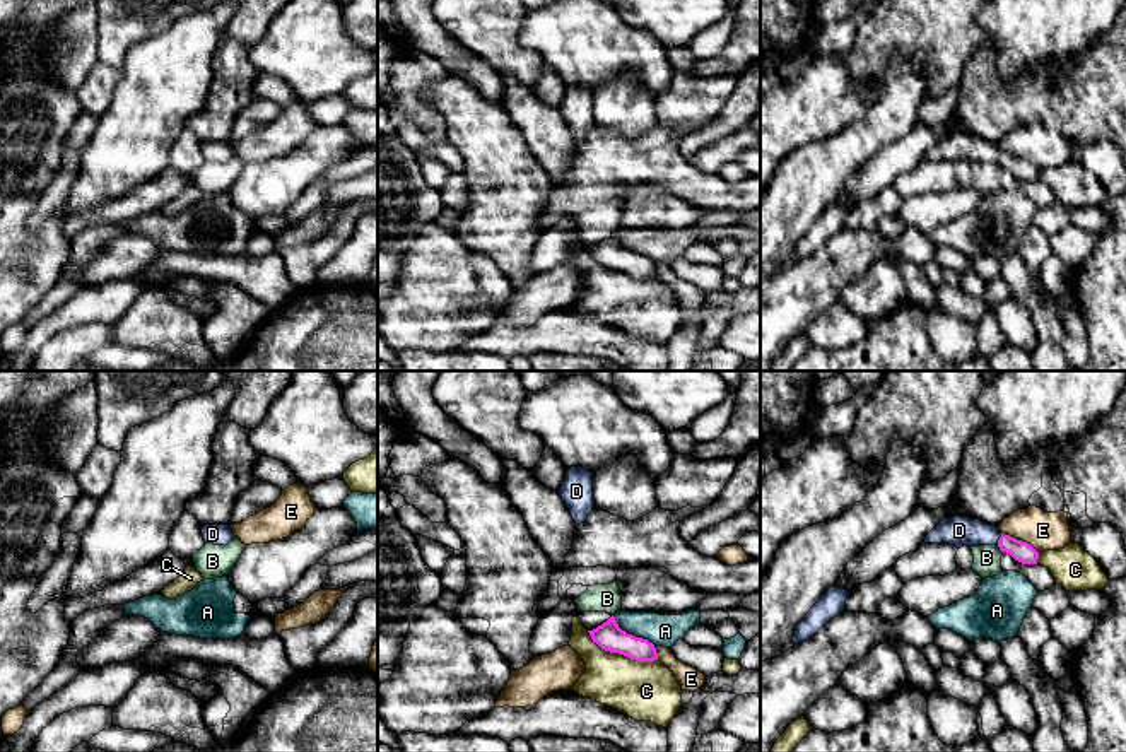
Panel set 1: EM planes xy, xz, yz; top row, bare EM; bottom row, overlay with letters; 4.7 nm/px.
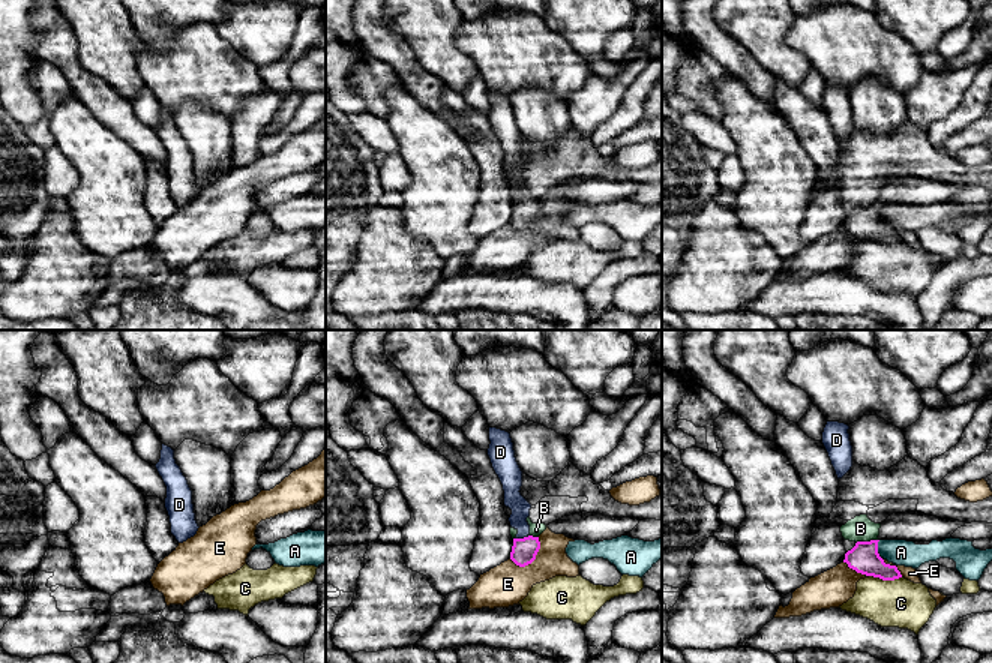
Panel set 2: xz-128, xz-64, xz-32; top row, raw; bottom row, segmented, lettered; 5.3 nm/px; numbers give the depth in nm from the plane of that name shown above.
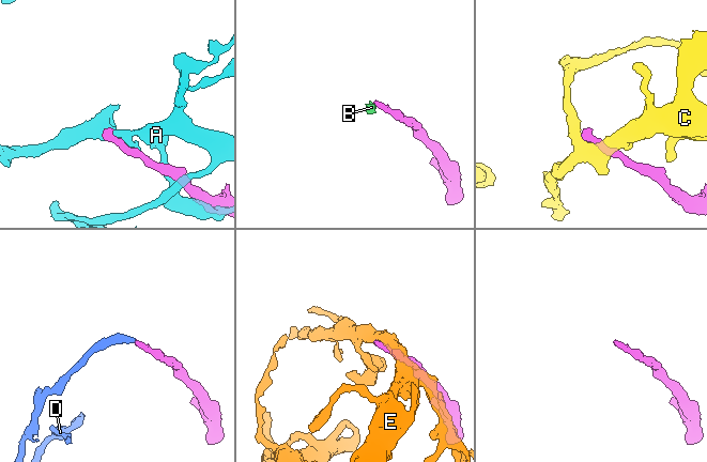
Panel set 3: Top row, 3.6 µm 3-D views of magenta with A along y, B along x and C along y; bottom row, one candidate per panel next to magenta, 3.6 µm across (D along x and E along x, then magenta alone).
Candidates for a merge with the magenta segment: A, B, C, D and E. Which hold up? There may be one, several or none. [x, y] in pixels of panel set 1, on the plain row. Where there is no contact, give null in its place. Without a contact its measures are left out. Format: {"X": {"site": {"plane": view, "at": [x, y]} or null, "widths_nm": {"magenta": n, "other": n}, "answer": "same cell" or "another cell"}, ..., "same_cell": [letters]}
{"A": {"site": {"plane": "xz", "at": [631, 252]}, "widths_nm": {"magenta": 140, "other": 150}, "answer": "another cell"}, "B": {"site": {"plane": "yz", "at": [1000, 166]}, "widths_nm": {"magenta": 100, "other": 130}, "answer": "another cell"}, "C": {"site": {"plane": "xz", "at": [621, 270]}, "widths_nm": {"magenta": 140, "other": 280}, "answer": "another cell"}, "D": {"site": {"plane": "yz", "at": [1000, 156]}, "widths_nm": {"magenta": 100, "other": 140}, "answer": "same cell"}, "E": {"site": {"plane": "yz", "at": [1020, 158]}, "widths_nm": {"magenta": 100, "other": 180}, "answer": "another cell"}, "same_cell": ["D"]}

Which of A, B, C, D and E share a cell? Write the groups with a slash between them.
A / B / C / D / E

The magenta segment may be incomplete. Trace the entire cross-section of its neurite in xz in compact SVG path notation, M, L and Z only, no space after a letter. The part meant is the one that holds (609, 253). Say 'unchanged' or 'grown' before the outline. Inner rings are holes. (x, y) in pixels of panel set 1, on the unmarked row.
unchanged | M613 232L607 239L588 250L593 260L596 260L605 268L619 270L636 279L658 277L654 261L648 256L636 255L622 248Z

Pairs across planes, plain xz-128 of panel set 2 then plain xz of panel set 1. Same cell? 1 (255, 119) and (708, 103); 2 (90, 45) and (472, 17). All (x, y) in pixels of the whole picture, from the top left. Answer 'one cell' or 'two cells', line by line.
1: one cell
2: one cell

